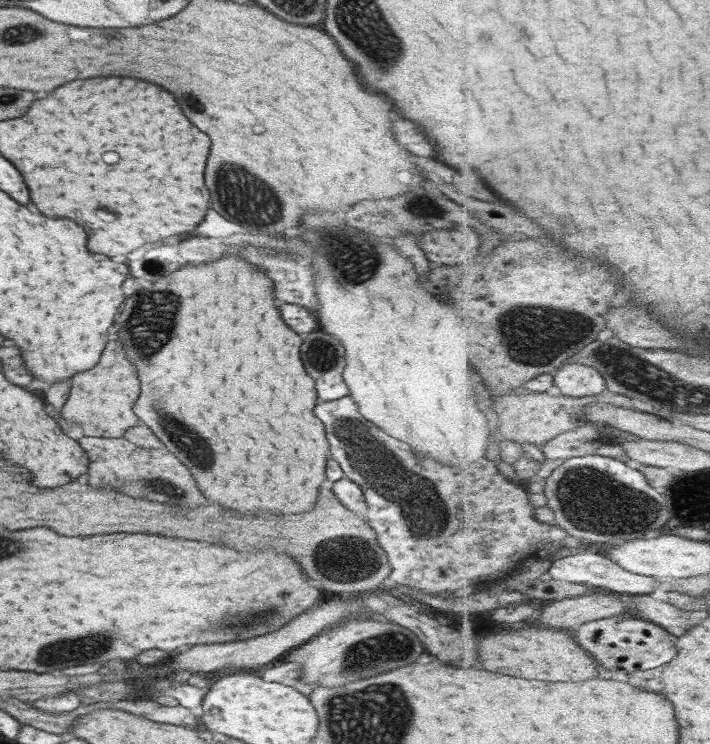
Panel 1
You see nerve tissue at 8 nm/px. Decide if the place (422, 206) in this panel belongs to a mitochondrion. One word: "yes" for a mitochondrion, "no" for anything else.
yes

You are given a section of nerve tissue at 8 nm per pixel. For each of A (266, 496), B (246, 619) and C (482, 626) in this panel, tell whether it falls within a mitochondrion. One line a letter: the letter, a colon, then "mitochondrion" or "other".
A: other
B: mitochondrion
C: other

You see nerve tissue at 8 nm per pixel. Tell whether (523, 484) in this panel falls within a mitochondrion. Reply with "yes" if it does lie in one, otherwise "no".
no

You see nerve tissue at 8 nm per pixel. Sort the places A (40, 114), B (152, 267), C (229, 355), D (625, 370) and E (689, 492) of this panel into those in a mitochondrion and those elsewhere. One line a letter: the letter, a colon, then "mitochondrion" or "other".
A: other
B: mitochondrion
C: other
D: mitochondrion
E: other

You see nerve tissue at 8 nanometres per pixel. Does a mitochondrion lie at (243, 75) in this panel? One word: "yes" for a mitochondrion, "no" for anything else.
no

